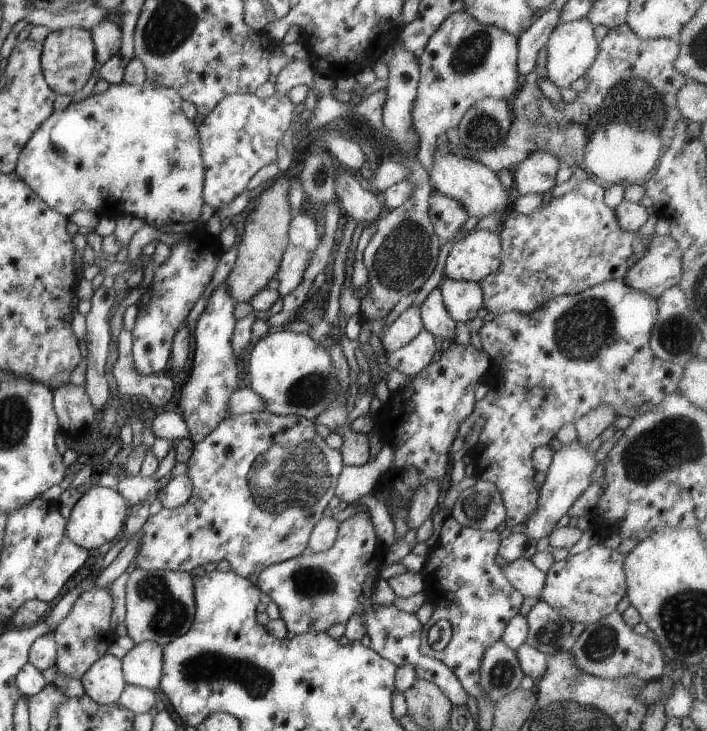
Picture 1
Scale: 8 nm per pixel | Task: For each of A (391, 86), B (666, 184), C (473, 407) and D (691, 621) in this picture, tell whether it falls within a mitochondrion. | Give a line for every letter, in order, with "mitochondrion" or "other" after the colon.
A: other
B: other
C: other
D: mitochondrion

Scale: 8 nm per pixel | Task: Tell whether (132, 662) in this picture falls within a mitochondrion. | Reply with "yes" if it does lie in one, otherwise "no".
no

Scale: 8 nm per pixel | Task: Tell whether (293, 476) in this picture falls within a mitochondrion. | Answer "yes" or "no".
yes

